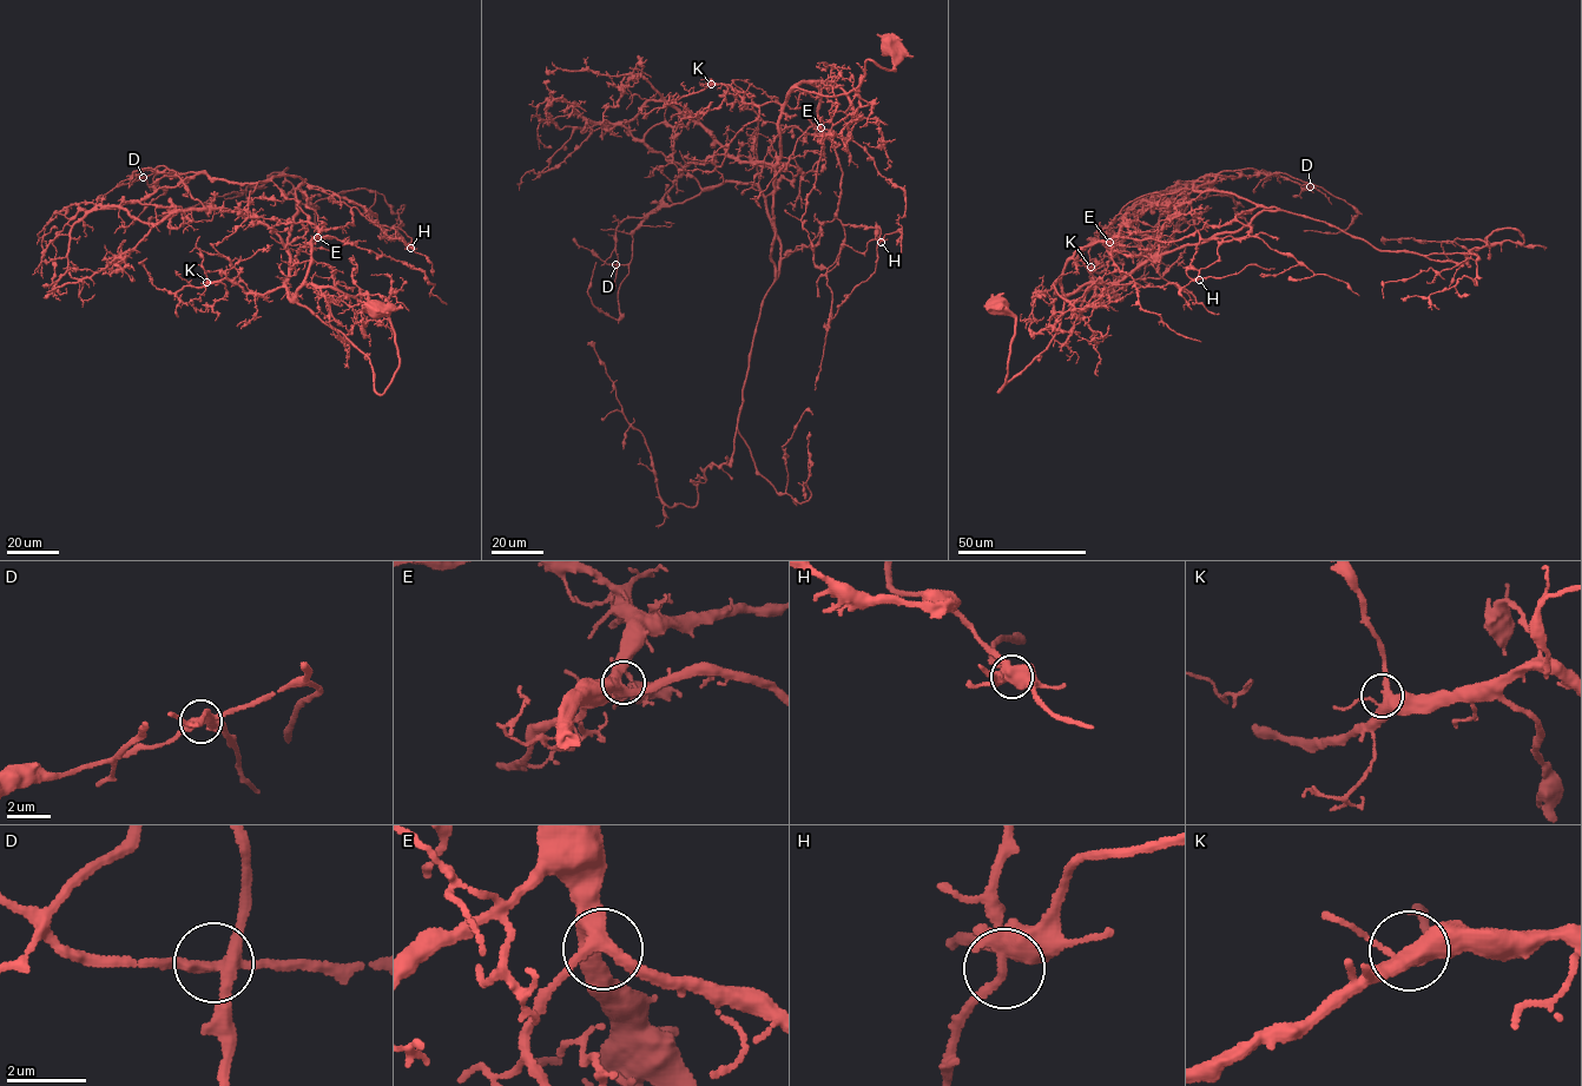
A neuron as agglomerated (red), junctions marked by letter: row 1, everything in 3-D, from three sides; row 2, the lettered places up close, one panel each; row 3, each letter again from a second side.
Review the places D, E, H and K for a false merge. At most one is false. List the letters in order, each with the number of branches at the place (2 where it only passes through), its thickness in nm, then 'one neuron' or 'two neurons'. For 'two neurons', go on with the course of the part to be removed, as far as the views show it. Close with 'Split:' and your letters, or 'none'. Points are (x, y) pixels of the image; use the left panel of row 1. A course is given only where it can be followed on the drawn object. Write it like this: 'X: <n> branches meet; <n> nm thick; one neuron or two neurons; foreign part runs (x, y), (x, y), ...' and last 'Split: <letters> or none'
D: 4 branches meet; 300 nm thick; one neuron
E: 4 branches meet; 460 nm thick; one neuron
H: 4 branches meet; 340 nm thick; one neuron
K: 4 branches meet; 360 nm thick; one neuron
Split: none

